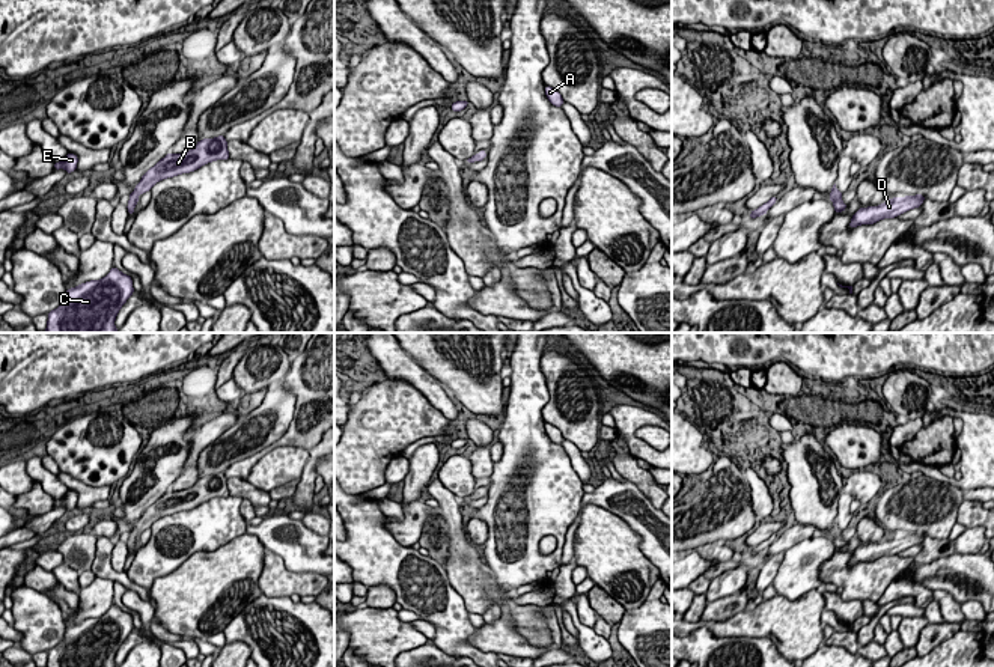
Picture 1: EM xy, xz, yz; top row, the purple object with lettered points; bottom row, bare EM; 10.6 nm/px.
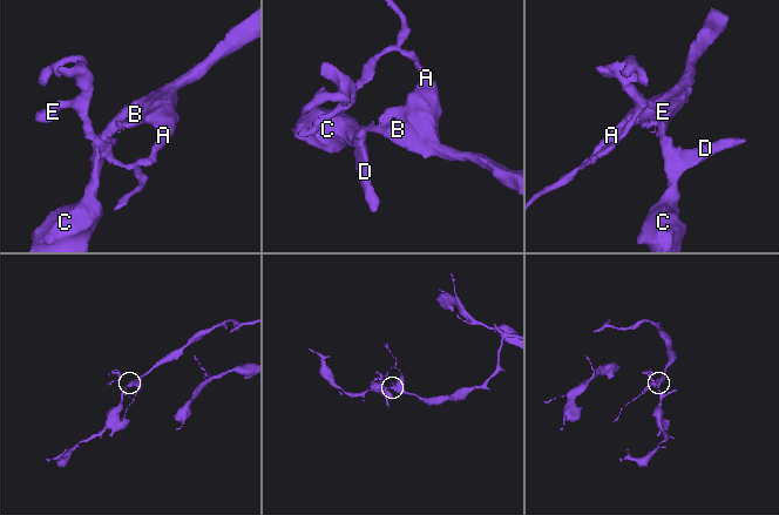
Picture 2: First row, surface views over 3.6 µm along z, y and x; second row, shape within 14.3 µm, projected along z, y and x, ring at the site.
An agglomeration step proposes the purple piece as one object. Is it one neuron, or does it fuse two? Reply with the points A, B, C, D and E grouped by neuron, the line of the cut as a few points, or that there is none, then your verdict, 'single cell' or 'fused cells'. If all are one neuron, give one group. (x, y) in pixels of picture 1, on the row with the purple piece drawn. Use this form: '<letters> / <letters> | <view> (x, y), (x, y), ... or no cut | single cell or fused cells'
A B C D E | no cut | single cell

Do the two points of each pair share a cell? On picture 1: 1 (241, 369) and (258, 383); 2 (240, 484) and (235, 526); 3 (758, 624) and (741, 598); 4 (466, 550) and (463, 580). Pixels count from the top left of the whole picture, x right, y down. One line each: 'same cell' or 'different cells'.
1: same cell
2: different cells
3: different cells
4: same cell

